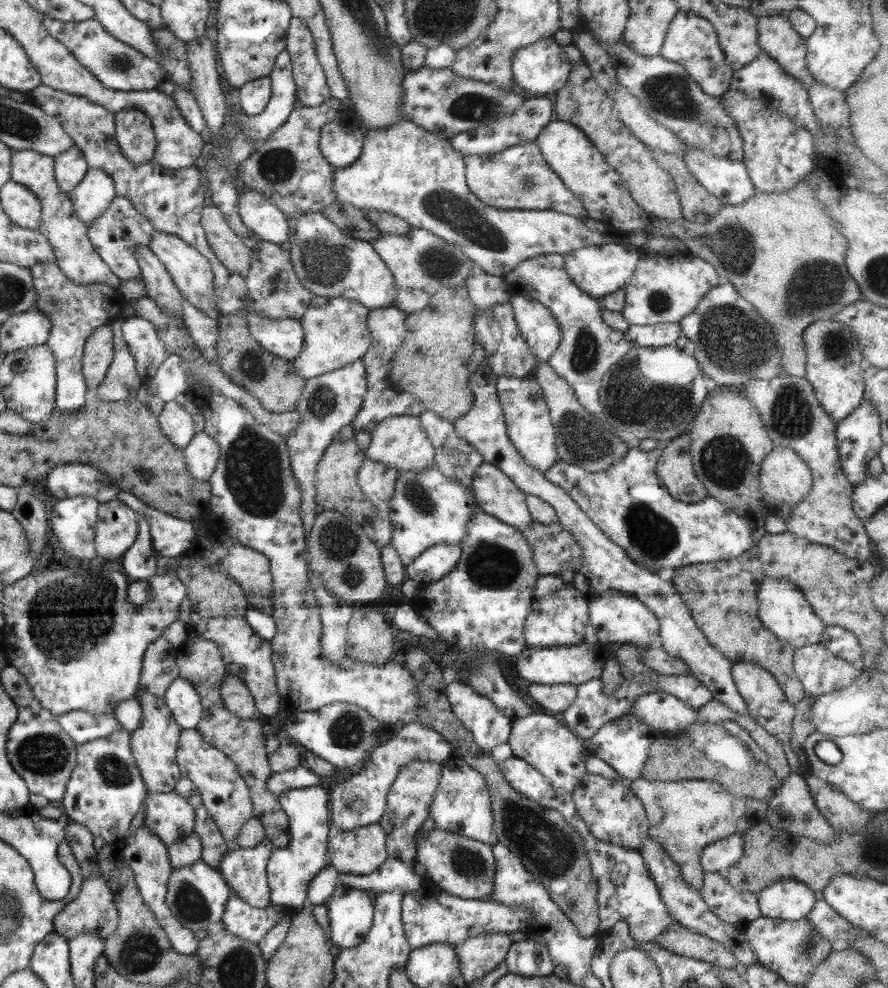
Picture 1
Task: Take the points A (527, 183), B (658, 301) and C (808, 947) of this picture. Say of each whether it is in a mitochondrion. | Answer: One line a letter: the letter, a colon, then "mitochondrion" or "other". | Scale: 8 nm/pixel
A: mitochondrion
B: mitochondrion
C: mitochondrion

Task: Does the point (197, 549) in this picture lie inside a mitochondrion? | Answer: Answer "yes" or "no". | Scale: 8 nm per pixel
no

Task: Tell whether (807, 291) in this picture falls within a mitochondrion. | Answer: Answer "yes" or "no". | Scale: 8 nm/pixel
yes

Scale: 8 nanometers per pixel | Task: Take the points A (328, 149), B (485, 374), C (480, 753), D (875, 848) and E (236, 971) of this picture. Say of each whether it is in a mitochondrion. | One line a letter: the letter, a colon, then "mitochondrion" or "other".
A: other
B: other
C: other
D: mitochondrion
E: mitochondrion

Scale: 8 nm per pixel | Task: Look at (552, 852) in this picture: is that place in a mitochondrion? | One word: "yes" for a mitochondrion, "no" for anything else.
yes

